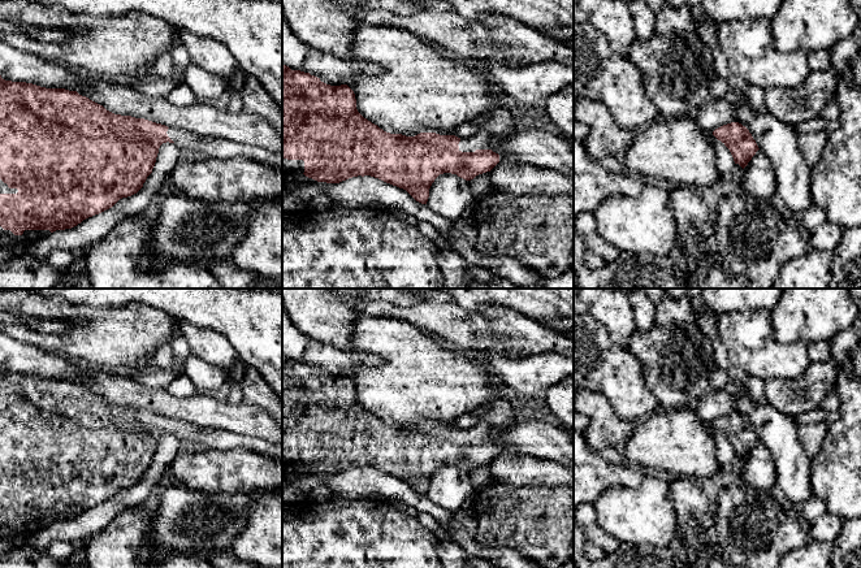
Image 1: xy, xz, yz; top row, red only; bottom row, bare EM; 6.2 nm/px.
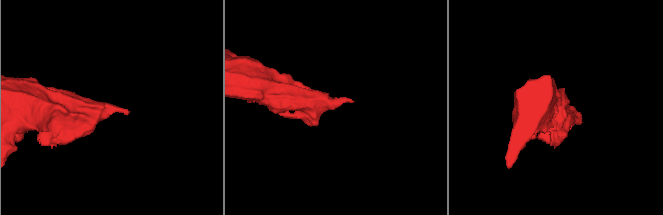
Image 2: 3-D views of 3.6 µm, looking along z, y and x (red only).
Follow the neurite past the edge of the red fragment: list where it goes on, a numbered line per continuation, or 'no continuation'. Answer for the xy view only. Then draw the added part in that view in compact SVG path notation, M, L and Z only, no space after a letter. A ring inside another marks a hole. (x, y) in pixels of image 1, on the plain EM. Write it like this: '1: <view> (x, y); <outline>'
1: xy (187, 433); M169 419L168 428L183 445L203 443L209 450L247 448L282 461L282 445L220 429L200 428L183 420Z
2: xy (8, 530); M0 517L0 538L30 541L34 534L49 525L49 521L25 521L22 526L14 526L10 521L4 521Z

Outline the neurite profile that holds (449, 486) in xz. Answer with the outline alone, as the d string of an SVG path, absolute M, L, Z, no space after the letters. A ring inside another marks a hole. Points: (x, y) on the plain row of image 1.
M440 465L429 480L427 498L447 512L459 512L467 497L475 493L470 472L457 465Z

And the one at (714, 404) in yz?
M710 390L697 403L696 413L702 422L714 422L715 420L736 413L736 395L727 394L724 390Z

